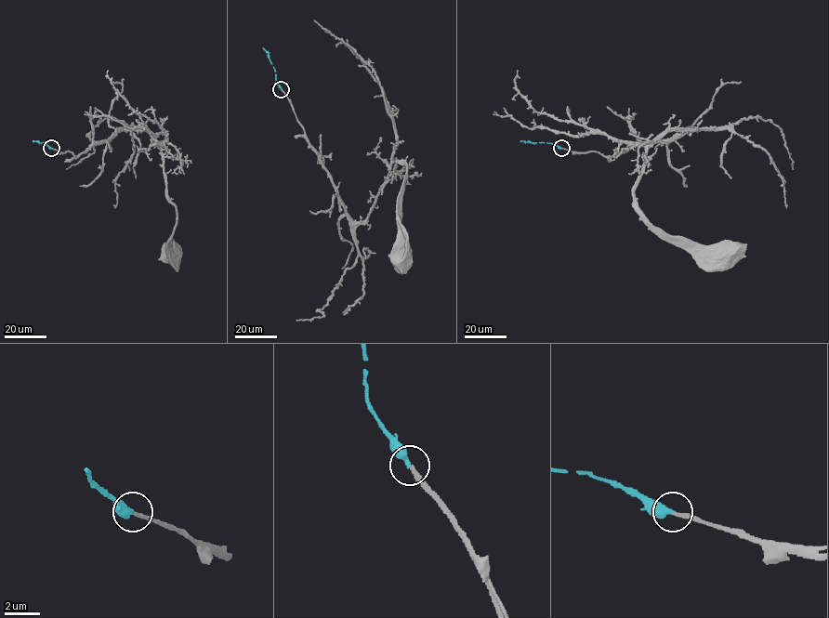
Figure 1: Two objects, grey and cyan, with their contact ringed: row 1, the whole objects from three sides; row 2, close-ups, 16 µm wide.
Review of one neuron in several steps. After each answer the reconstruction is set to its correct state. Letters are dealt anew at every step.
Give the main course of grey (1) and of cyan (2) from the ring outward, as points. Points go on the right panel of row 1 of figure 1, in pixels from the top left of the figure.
1: (561, 148), (611, 157), (694, 129), (647, 149), (634, 199), (694, 253), (731, 255)
2: (561, 148), (553, 144), (520, 140)

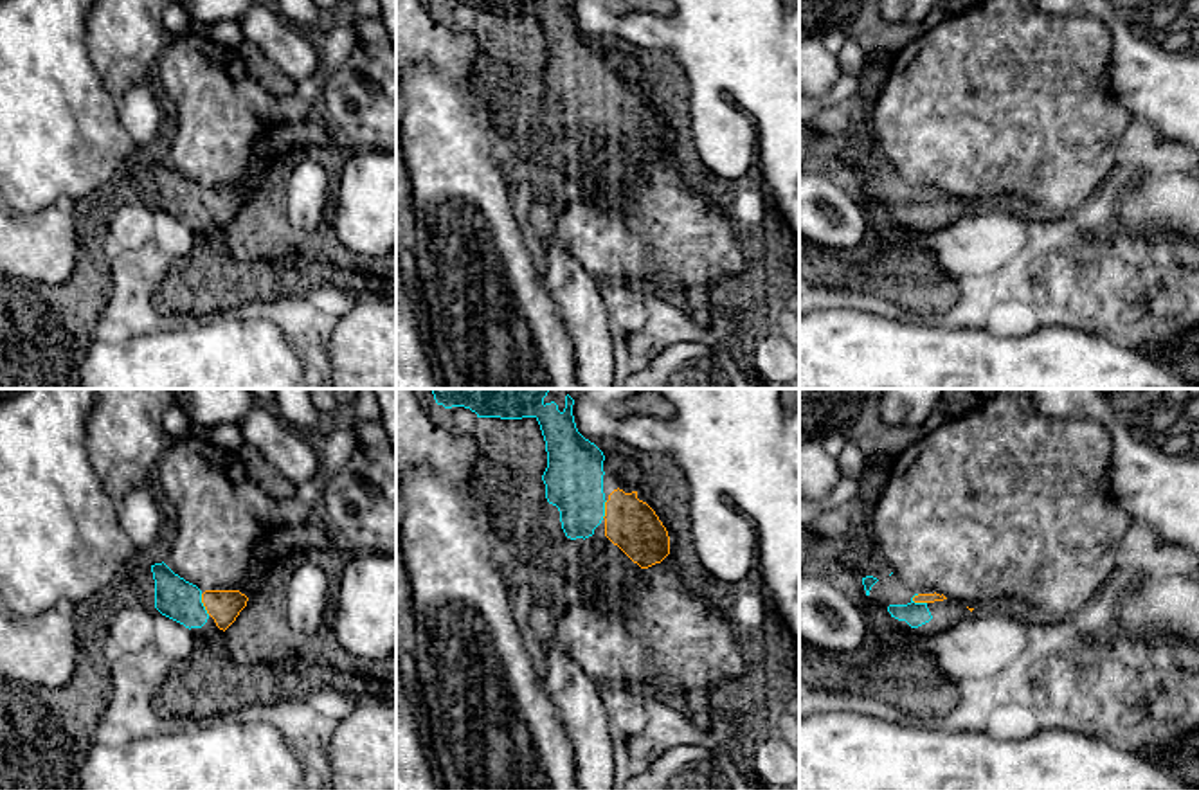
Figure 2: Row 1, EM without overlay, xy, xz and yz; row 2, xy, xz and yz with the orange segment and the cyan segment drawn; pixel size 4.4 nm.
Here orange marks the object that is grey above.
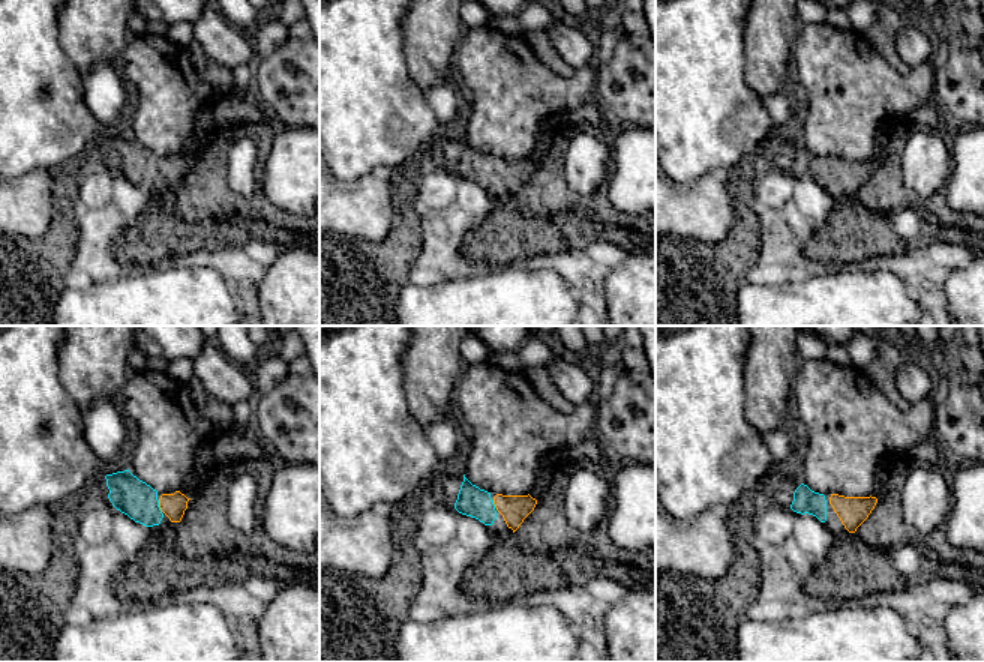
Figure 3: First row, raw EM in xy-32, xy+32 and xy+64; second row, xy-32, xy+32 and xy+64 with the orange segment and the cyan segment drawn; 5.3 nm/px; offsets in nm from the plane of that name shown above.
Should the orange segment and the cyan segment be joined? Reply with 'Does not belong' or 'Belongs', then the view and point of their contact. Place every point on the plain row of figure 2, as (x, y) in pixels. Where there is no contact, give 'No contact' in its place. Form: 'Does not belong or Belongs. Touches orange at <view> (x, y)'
Belongs. Touches orange at yz (919, 198)

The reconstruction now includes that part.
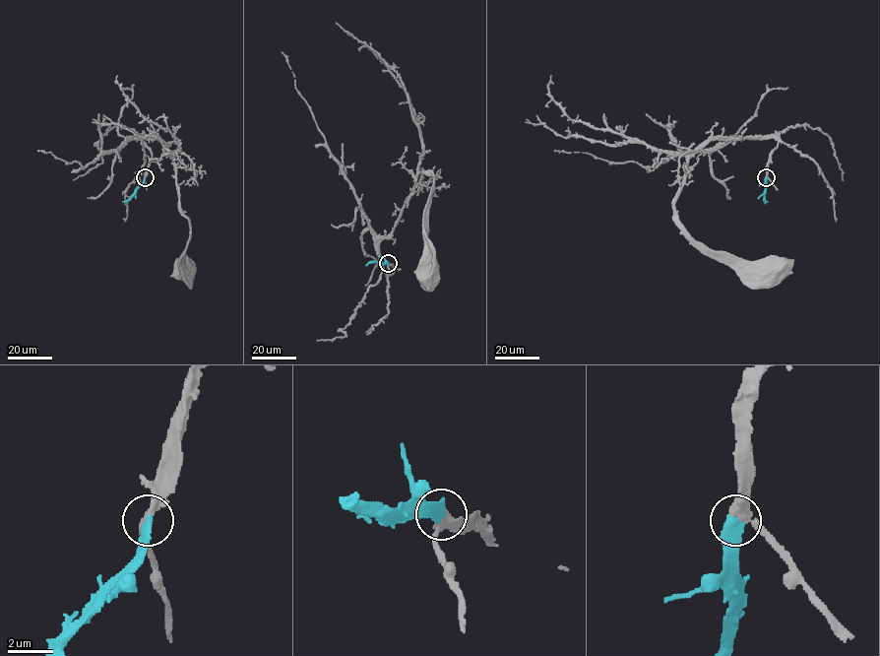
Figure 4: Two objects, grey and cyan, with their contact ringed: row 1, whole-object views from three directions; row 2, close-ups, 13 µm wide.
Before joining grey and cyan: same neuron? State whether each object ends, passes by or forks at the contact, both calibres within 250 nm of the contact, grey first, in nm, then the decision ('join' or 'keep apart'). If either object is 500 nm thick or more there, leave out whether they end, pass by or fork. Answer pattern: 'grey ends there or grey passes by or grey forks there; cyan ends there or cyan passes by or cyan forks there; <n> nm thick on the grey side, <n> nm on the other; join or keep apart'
grey passes by; cyan ends there; 320 nm thick on the grey side, 420 nm on the other; join

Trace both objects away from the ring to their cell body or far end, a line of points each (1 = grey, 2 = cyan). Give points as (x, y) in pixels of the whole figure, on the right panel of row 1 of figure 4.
1: (766, 178), (777, 140), (712, 139), (688, 160), (674, 212), (692, 237), (738, 269), (758, 278), (778, 271)
2: (766, 178), (764, 198), (768, 201)

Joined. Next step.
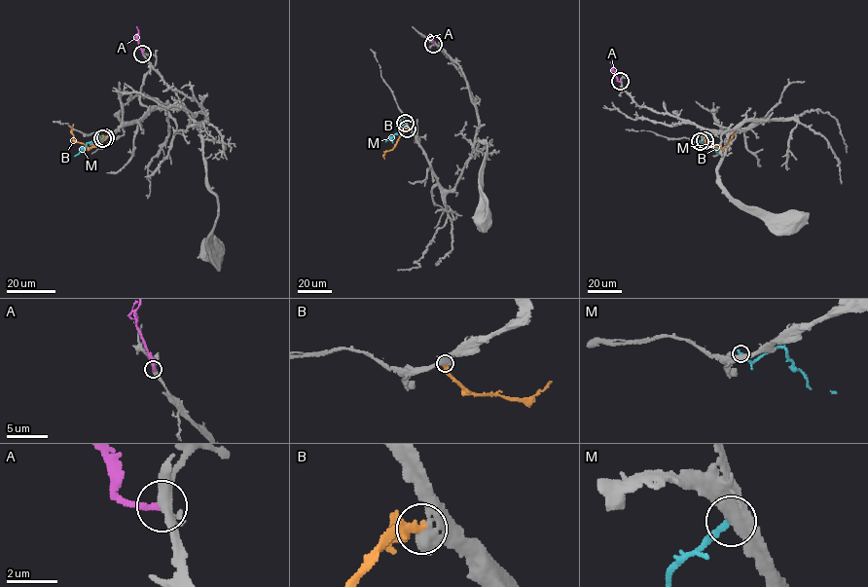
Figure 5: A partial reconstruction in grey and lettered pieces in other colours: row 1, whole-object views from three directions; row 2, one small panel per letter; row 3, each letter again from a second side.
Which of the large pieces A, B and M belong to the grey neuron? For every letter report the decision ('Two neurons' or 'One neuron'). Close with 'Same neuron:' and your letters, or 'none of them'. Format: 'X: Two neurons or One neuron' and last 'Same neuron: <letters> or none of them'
A: Two neurons
B: One neuron
M: Two neurons
Same neuron: B

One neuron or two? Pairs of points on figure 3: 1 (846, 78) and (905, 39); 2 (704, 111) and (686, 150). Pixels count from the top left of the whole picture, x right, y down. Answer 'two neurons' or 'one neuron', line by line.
1: two neurons
2: one neuron

